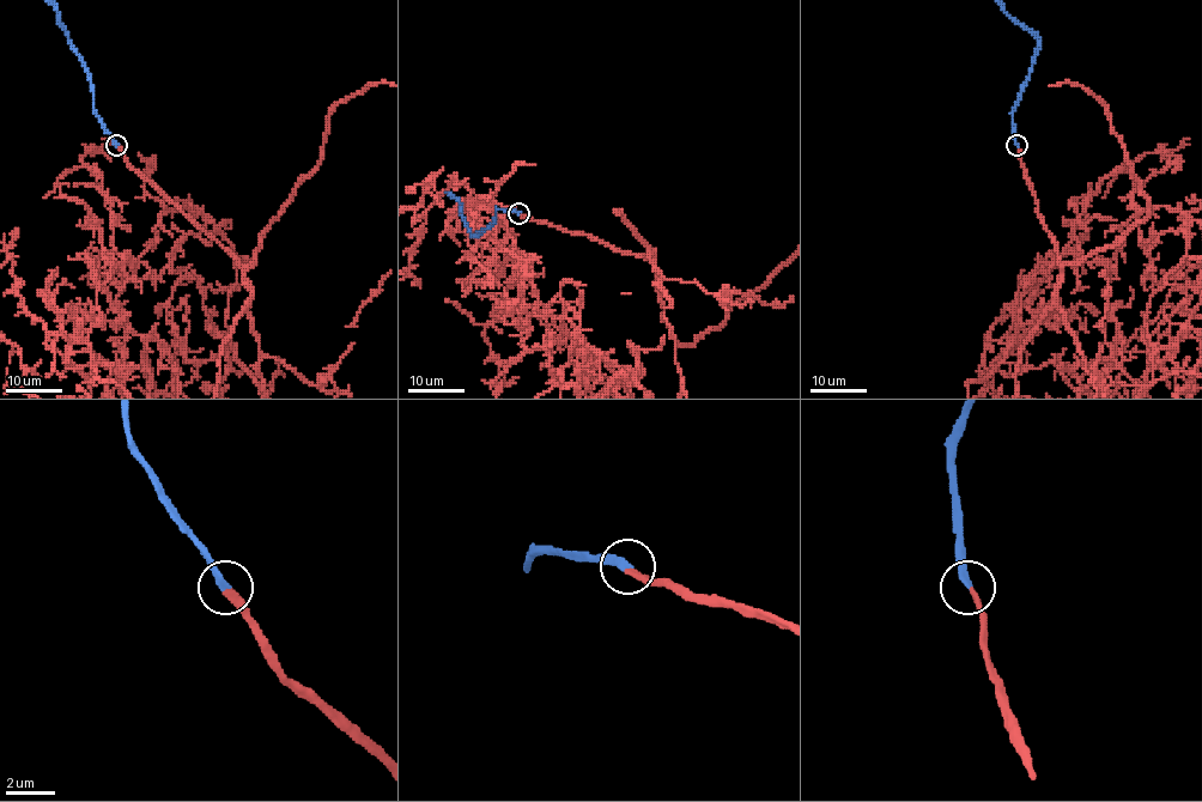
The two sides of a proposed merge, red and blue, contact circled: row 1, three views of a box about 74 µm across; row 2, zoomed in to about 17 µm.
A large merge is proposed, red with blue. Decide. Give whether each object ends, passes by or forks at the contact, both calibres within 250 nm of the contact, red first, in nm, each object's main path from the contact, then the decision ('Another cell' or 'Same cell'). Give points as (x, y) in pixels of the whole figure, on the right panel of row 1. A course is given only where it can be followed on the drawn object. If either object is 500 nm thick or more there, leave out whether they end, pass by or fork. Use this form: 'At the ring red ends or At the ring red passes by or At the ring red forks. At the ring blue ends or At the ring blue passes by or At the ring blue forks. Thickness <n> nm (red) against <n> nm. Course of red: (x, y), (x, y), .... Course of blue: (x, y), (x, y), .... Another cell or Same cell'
At the ring red ends. At the ring blue ends. Thickness 240 nm (red) against 280 nm. Course of blue: (1015, 145), (1013, 113), (1038, 40), (1007, 13). Same cell

